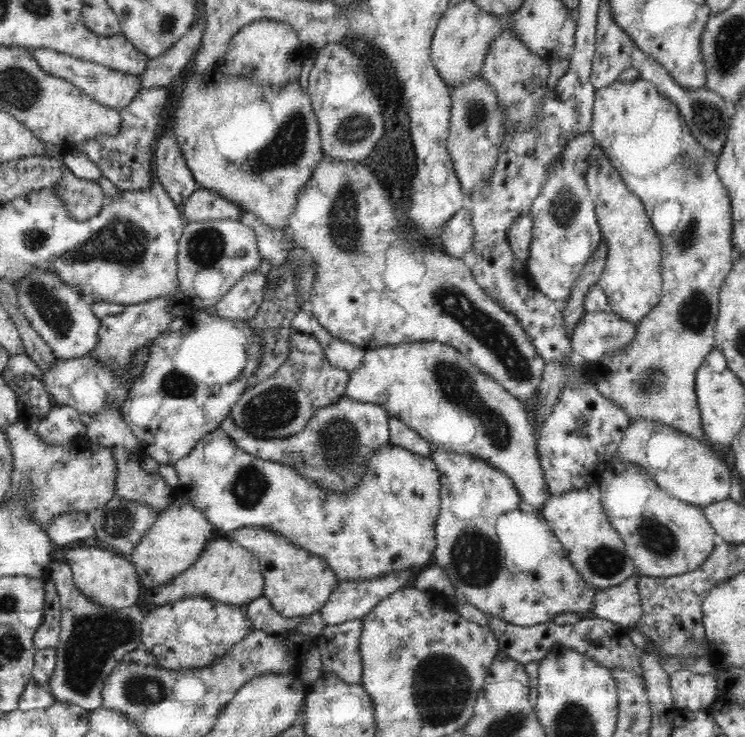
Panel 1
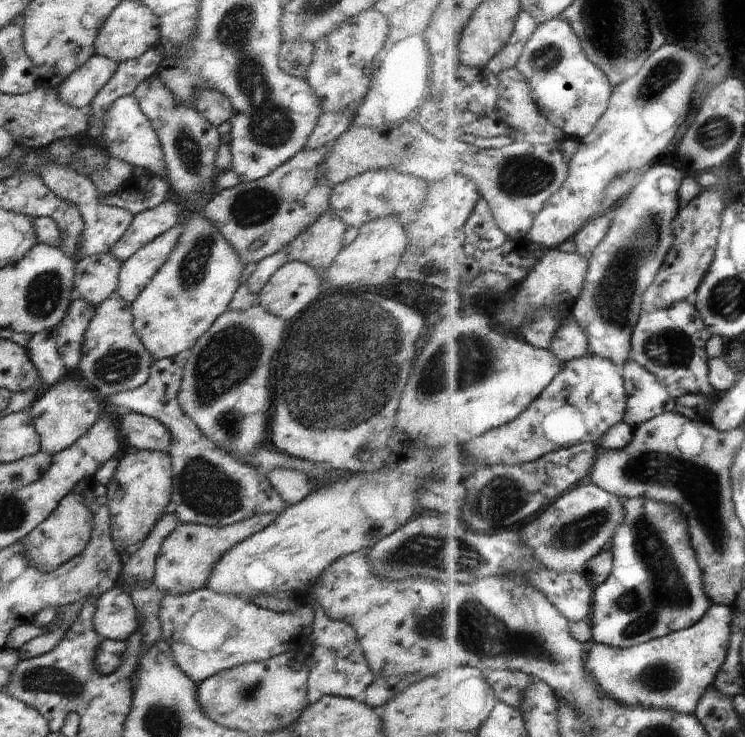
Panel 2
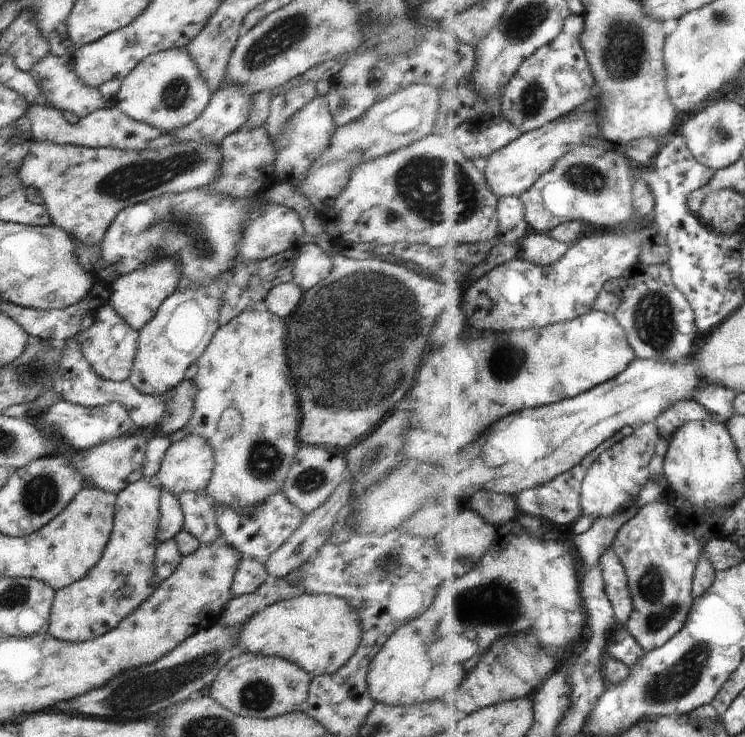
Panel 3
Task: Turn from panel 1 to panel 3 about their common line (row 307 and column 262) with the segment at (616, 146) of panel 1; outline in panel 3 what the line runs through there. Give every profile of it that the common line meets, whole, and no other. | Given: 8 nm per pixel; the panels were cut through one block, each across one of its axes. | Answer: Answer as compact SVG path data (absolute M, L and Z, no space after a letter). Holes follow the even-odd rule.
M245 655L231 658L207 689L208 696L222 708L239 717L269 719L303 709L310 676L295 664L281 658Z

